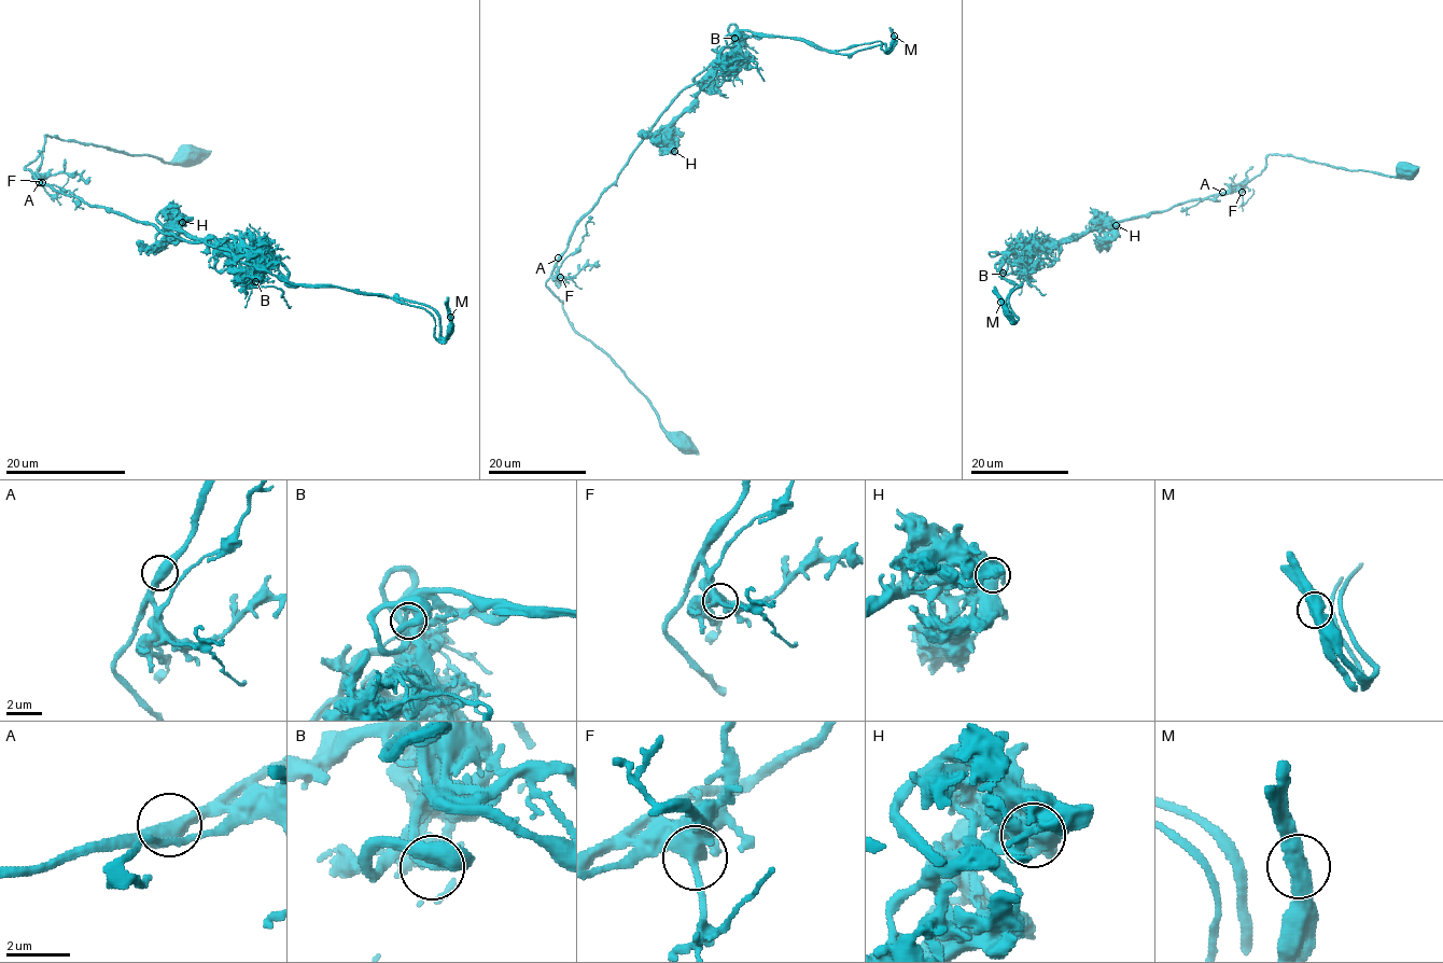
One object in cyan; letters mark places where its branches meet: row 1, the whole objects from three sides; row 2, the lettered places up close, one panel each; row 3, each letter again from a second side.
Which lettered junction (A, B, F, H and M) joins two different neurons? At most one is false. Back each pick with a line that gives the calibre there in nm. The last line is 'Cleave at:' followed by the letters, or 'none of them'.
M: calibre 550 nm
Cleave at: M

